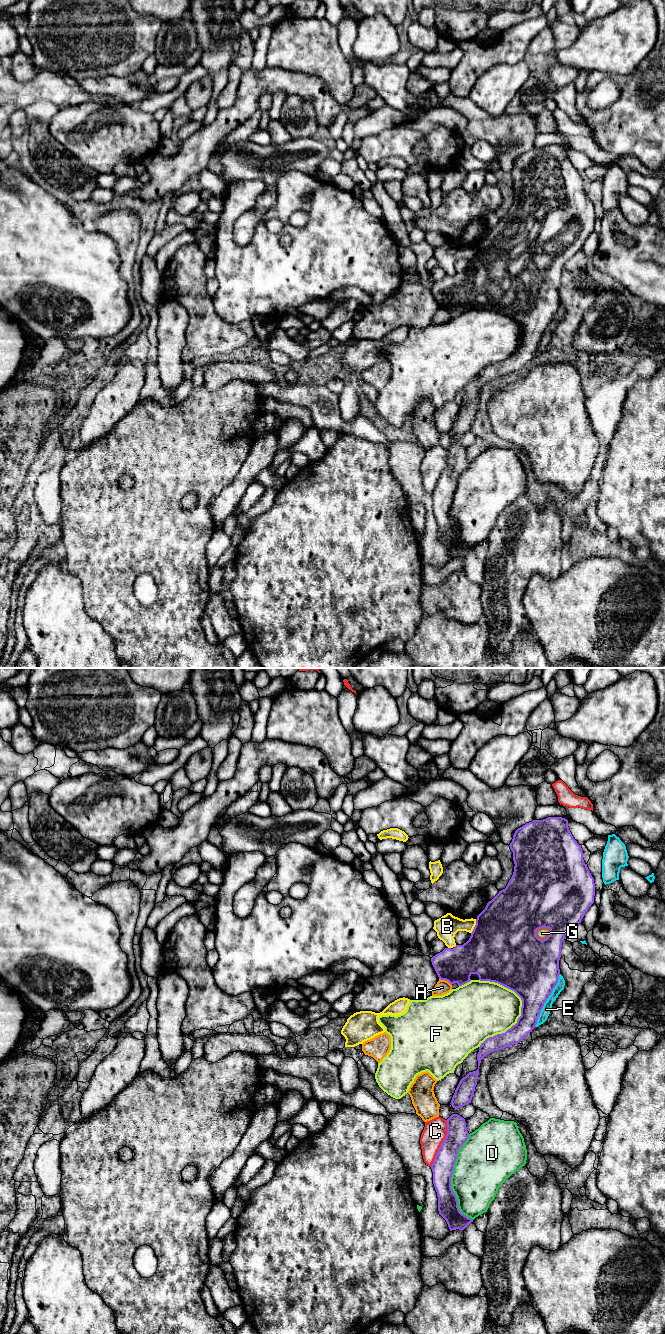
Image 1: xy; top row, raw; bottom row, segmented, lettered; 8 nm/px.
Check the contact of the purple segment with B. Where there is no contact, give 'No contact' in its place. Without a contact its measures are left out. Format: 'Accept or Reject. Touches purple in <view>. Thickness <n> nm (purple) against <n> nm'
Reject. Touches purple in xy. Thickness 500 nm (purple) against 180 nm

